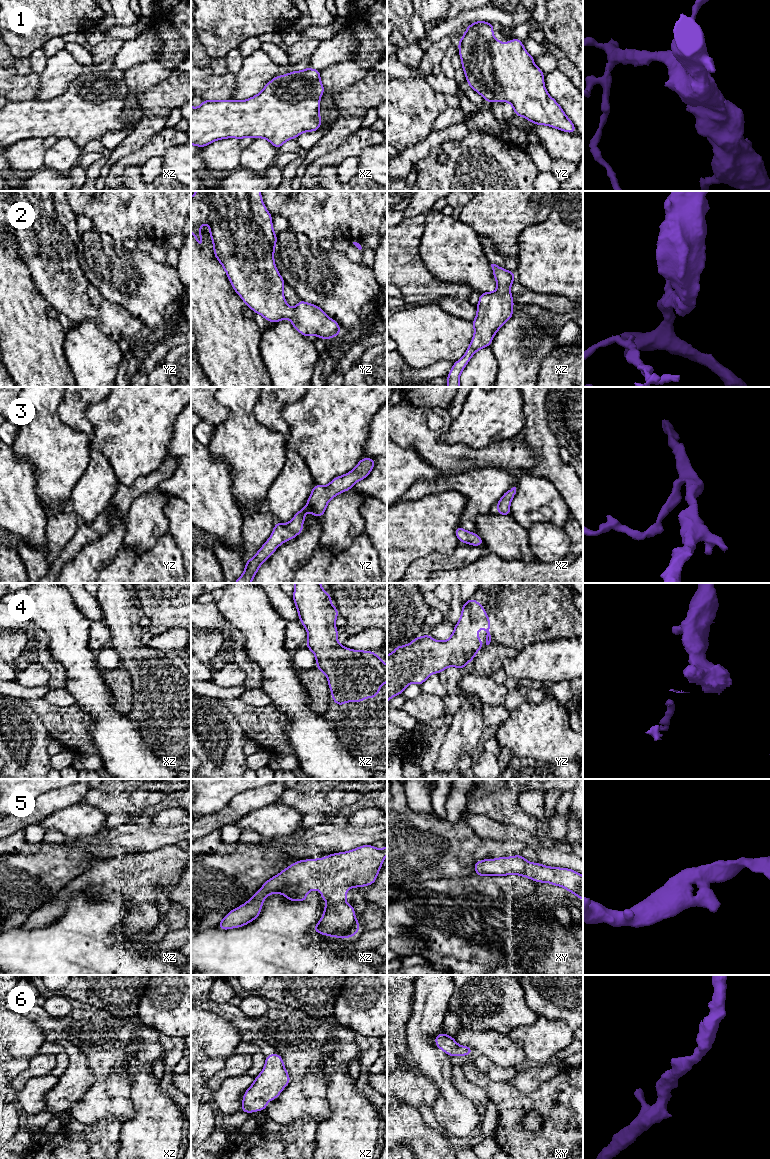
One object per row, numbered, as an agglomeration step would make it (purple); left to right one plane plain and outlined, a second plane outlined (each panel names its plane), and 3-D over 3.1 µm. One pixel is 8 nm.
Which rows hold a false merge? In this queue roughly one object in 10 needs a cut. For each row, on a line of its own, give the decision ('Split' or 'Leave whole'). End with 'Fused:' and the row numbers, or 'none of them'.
1: Leave whole
2: Leave whole
3: Leave whole
4: Leave whole
5: Leave whole
6: Leave whole
Fused: none of them

